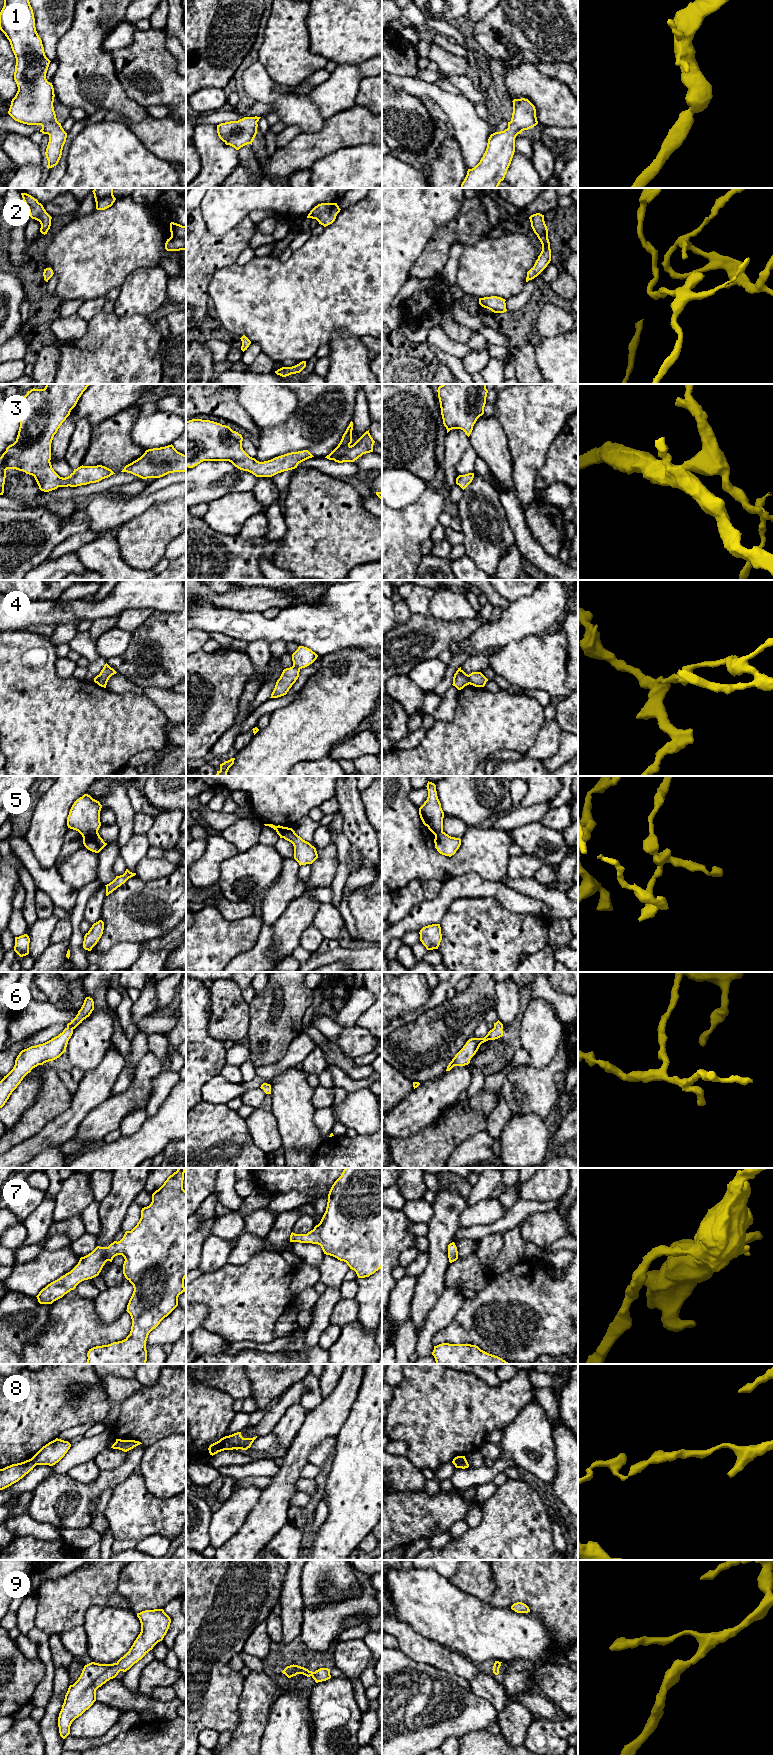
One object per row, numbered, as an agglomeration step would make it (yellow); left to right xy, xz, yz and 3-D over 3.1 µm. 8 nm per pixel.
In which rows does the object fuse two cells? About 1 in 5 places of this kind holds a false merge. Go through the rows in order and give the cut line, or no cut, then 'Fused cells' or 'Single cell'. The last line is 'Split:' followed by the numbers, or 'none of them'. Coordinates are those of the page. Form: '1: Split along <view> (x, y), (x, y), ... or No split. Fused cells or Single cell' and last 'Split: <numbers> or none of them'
1: No split. Single cell
2: No split. Single cell
3: No split. Single cell
4: Split along yz (468, 675), (469, 683). Fused cells
5: Split along xy (97, 831), (83, 838). Fused cells
6: No split. Single cell
7: No split. Single cell
8: Split along xz (228, 1436), (229, 1443), (234, 1448). Fused cells
9: No split. Single cell
Split: 4, 5, 8

